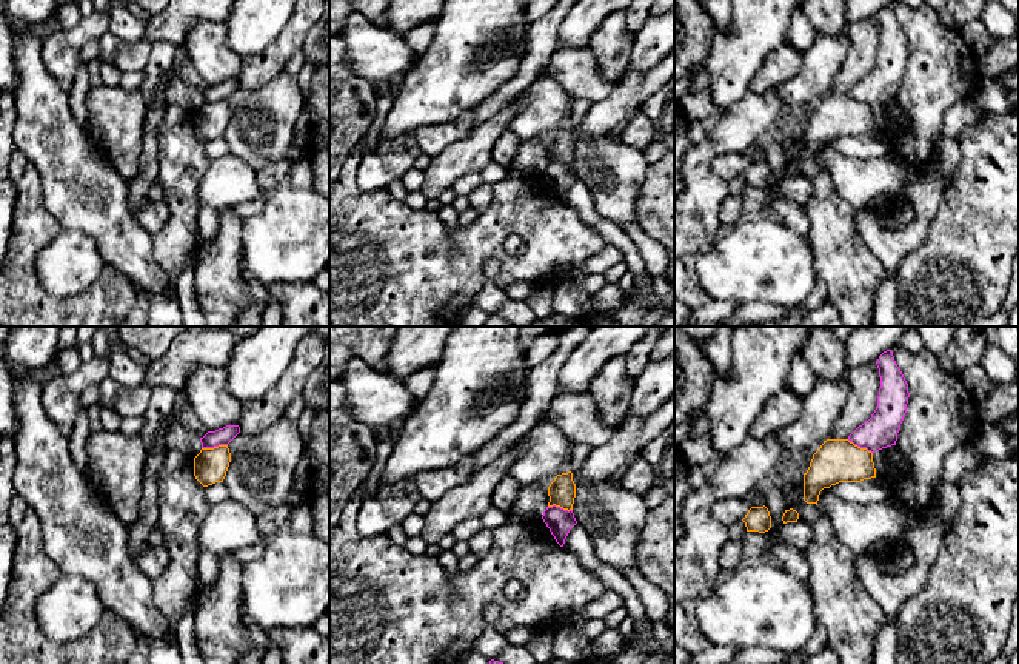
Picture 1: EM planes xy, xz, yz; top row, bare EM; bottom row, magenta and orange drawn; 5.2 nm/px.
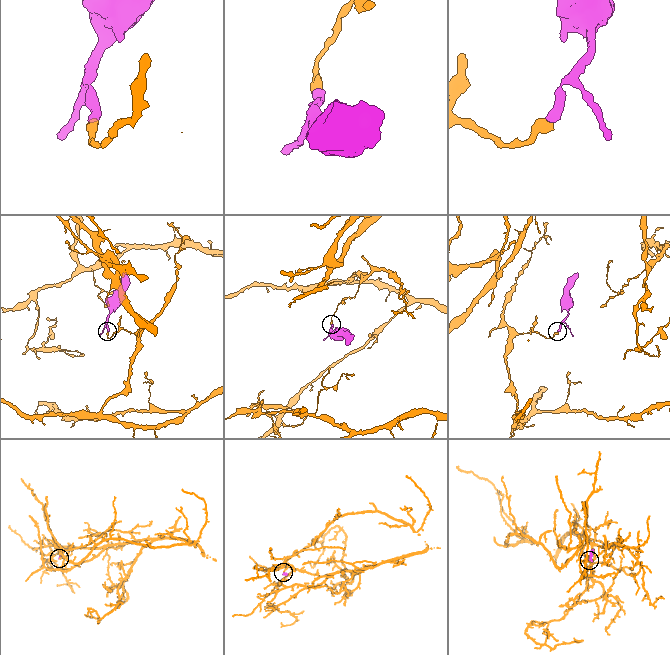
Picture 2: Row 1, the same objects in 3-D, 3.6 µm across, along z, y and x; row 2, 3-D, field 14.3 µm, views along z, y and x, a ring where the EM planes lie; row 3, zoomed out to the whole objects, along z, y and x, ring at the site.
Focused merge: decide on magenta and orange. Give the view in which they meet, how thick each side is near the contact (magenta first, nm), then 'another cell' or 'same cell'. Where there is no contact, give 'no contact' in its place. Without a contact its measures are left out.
contact in xy; calibres 90 and 180 nm; another cell

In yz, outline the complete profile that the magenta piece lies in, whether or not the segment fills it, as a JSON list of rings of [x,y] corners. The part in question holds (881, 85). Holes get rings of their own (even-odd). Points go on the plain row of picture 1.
[[[891,5],[884,6],[876,20],[880,31],[877,62],[871,72],[848,91],[850,97],[871,108],[896,100],[910,52],[908,39]]]

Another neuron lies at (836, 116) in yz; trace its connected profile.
[[[827,94],[813,109],[810,122],[804,128],[804,156],[817,160],[824,143],[871,132],[876,132],[871,106],[848,94]]]

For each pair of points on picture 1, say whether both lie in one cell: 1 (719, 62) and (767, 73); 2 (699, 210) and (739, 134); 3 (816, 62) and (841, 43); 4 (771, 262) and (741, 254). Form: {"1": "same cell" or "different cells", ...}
{"1": "different cells", "2": "same cell", "3": "same cell", "4": "same cell"}

